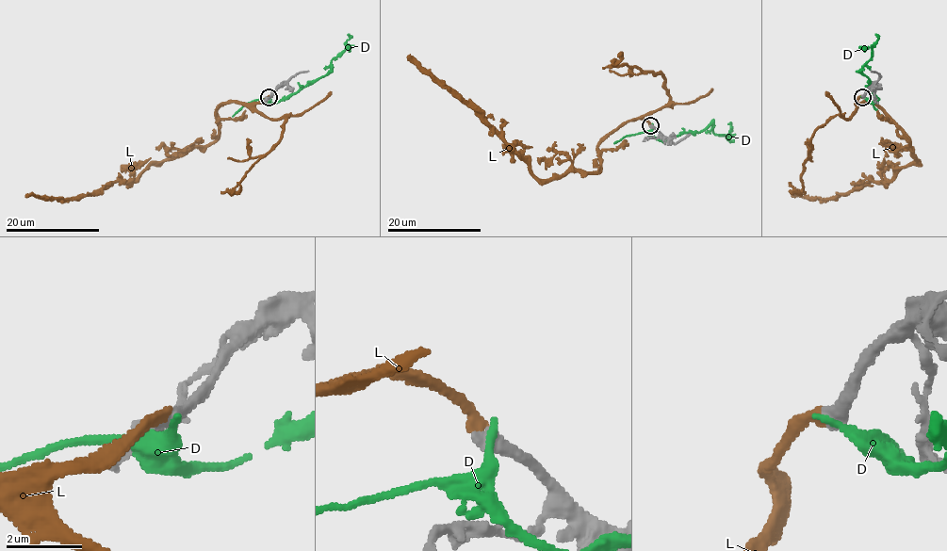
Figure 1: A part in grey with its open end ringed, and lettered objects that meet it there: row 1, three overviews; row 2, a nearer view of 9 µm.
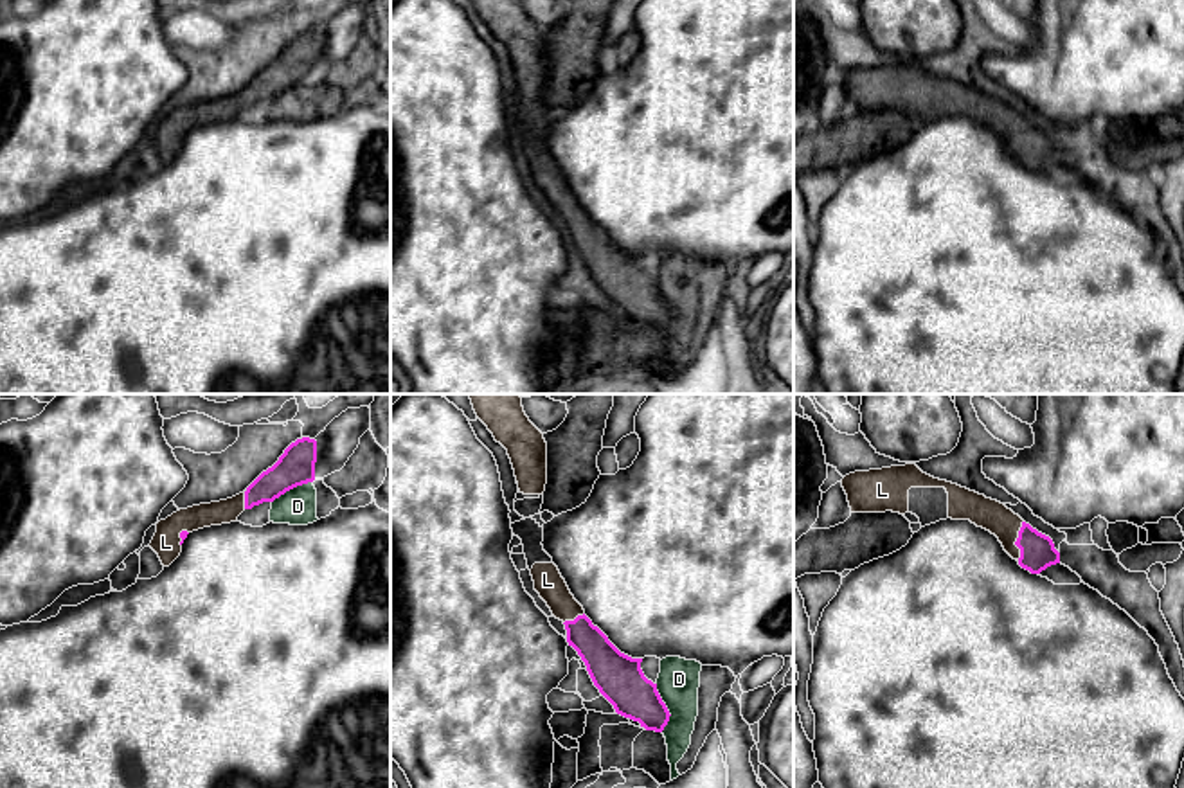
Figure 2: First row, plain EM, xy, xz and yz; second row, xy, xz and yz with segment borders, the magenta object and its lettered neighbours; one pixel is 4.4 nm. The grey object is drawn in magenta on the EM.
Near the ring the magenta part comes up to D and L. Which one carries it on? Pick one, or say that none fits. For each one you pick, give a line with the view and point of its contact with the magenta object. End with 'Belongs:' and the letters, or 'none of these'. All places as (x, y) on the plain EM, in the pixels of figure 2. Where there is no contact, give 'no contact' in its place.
L: yz (1017, 137)
Belongs: L

